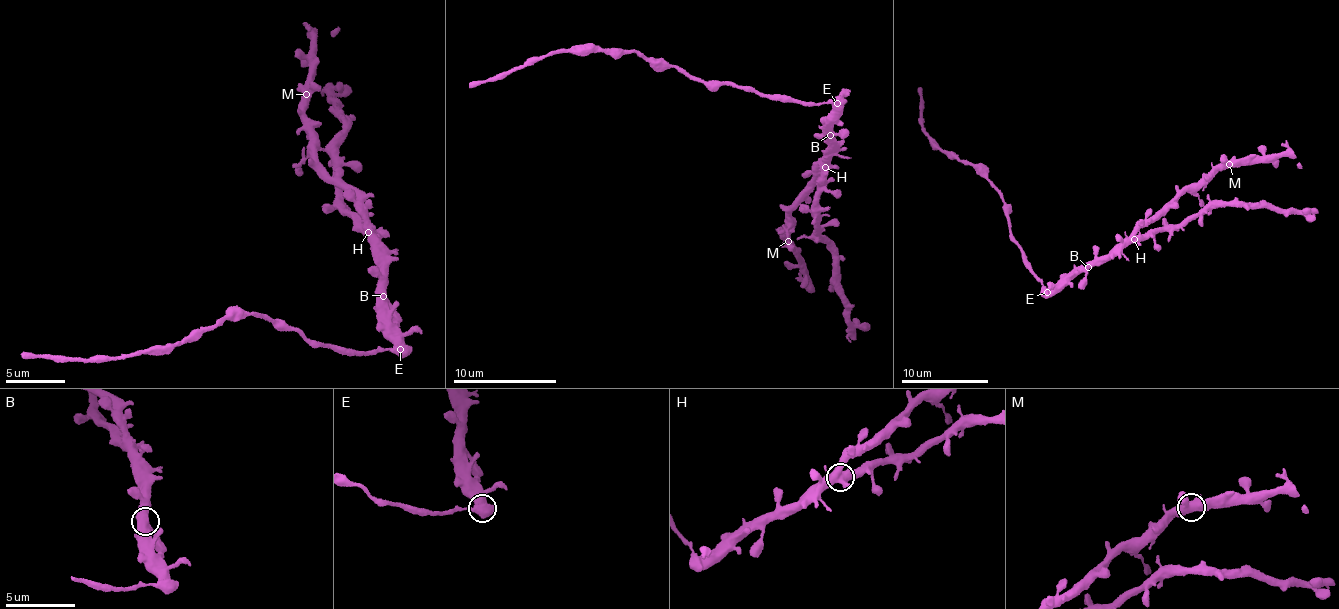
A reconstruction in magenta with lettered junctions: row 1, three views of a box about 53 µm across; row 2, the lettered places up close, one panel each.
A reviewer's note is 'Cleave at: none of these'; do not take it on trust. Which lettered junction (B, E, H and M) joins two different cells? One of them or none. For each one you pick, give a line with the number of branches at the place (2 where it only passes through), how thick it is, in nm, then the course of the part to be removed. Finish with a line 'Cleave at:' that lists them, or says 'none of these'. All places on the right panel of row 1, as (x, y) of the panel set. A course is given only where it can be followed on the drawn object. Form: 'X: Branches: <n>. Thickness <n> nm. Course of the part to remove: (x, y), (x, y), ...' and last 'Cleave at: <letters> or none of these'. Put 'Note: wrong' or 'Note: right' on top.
Note: wrong
E: Branches: 3. Thickness 600 nm. Course of the part to remove: (1046, 293), (1011, 235), (999, 192), (977, 168), (939, 147), (917, 118), (920, 89)
Cleave at: E

